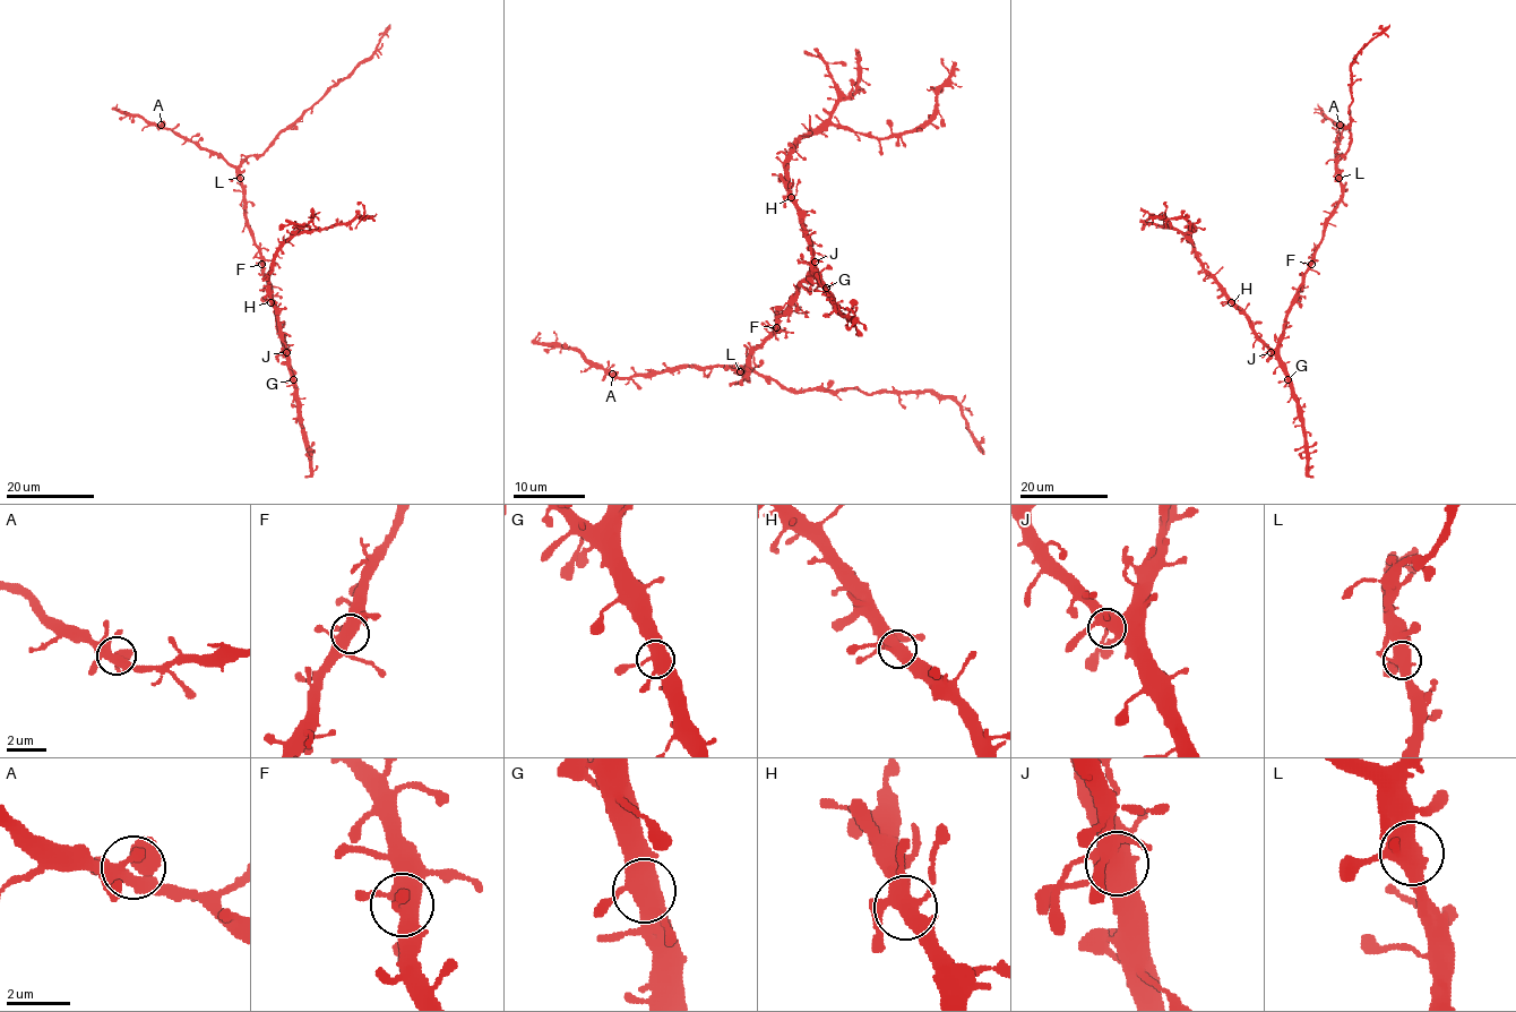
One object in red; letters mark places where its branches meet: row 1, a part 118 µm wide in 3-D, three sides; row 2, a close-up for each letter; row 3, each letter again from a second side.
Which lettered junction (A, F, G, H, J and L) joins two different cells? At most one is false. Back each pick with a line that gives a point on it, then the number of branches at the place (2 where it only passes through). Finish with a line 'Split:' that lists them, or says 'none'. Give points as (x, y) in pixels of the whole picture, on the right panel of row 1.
Split: none

